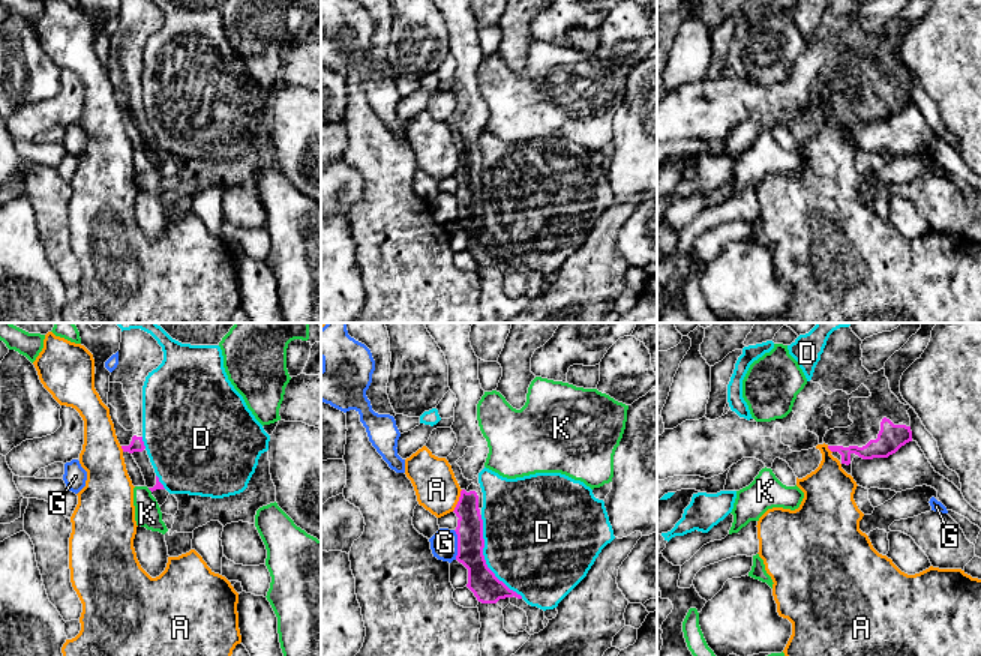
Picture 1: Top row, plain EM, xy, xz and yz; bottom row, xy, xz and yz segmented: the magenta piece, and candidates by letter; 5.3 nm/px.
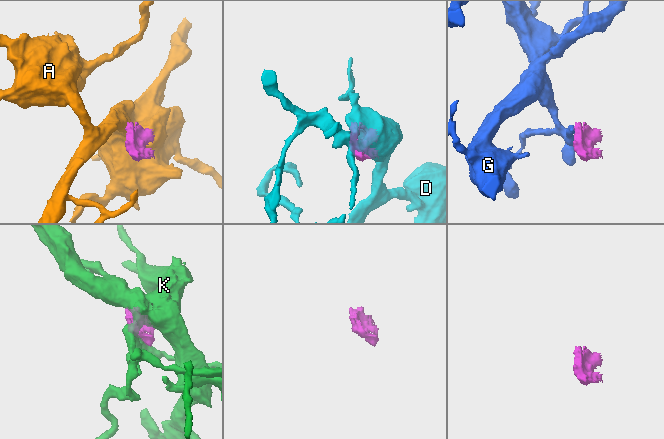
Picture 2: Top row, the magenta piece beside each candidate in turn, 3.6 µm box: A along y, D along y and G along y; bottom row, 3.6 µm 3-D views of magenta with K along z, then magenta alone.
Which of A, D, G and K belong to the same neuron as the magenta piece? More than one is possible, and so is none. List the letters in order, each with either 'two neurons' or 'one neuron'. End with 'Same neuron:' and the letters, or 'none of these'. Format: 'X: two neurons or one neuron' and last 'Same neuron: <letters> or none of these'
A: two neurons
D: two neurons
G: two neurons
K: two neurons
Same neuron: none of these

